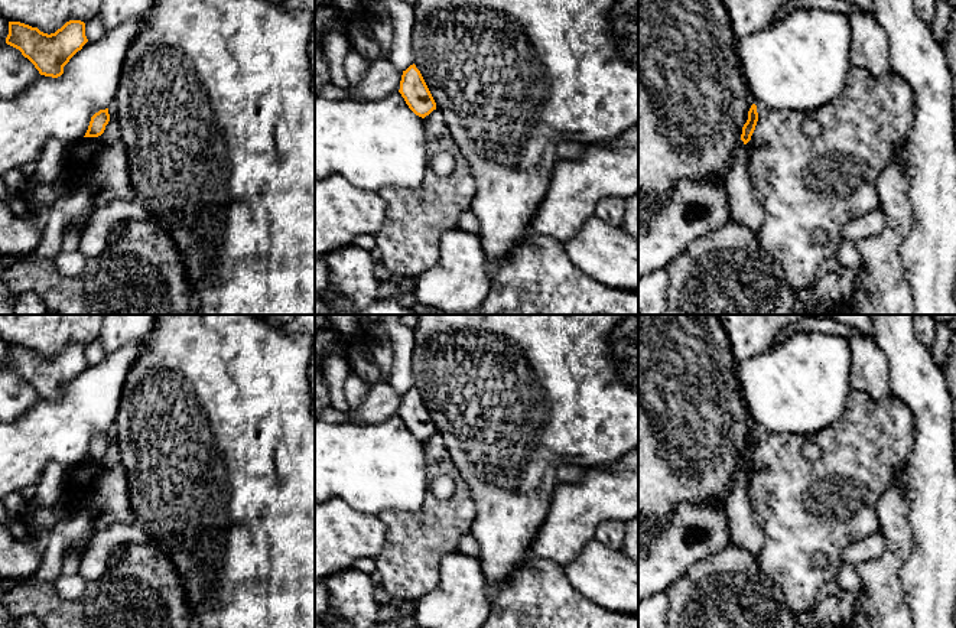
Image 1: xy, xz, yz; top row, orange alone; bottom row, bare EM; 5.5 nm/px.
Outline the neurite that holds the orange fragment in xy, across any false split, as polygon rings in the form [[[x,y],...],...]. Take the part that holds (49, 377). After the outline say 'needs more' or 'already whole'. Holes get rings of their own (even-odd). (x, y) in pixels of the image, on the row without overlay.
[[[69,344],[51,358],[20,345],[9,345],[6,361],[6,367],[19,372],[40,398],[52,401],[64,397],[64,390],[87,365],[85,346],[81,344]]]; already whole

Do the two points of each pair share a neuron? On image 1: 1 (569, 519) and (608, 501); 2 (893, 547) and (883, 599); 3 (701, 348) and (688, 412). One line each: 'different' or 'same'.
1: same
2: same
3: same

